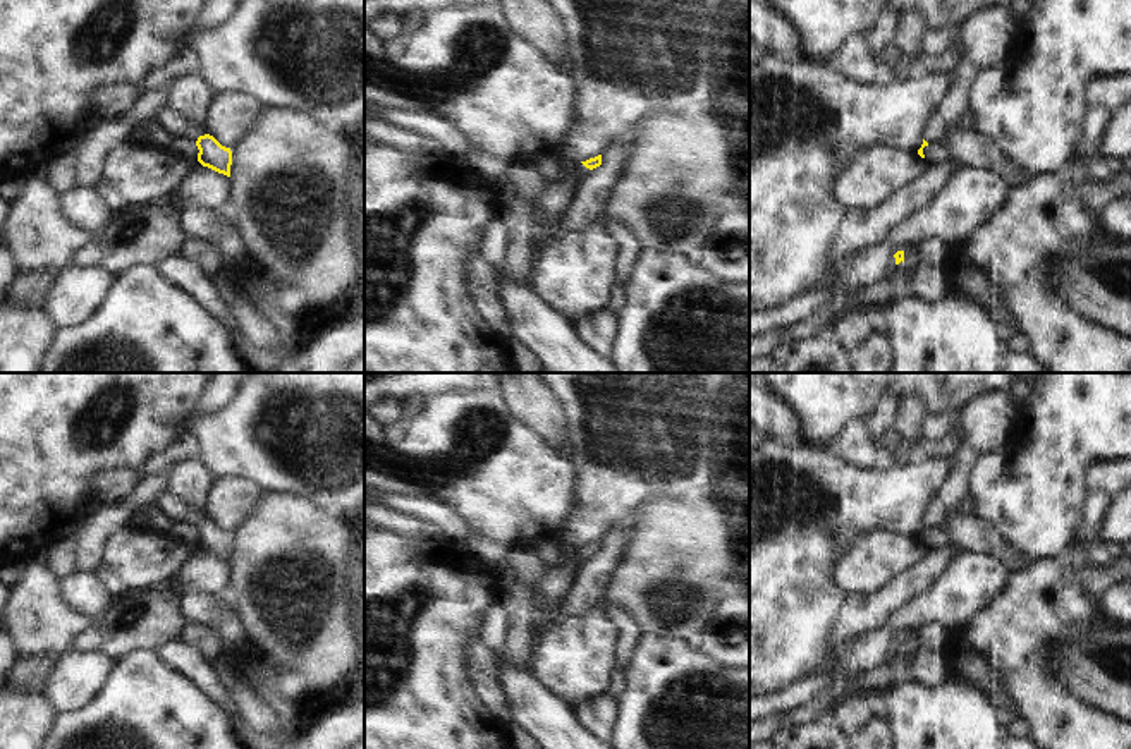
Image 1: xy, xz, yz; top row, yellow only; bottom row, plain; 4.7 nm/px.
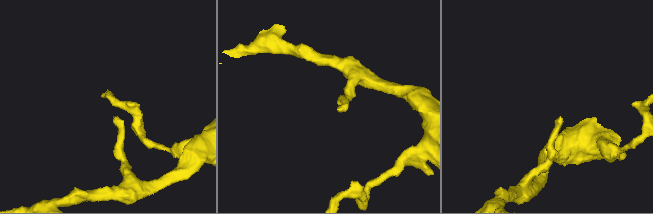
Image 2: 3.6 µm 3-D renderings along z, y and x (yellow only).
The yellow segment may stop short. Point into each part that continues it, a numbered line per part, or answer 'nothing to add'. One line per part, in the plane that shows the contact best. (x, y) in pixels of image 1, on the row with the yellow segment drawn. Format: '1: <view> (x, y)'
1: xy (176, 126)

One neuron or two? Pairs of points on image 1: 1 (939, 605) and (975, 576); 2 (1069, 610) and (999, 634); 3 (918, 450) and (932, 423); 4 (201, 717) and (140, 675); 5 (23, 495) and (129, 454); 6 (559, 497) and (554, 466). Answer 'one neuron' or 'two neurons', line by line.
1: one neuron
2: one neuron
3: one neuron
4: one neuron
5: one neuron
6: one neuron

